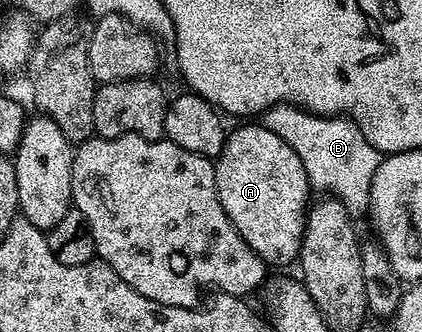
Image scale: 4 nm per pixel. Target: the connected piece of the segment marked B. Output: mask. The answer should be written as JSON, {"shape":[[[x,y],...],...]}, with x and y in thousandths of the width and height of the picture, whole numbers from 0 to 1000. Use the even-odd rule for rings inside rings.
{"shape":[[[642,319],[616,355],[654,410],[671,416],[711,470],[720,518],[746,575],[770,578],[799,596],[832,651],[865,648],[877,627],[877,557],[891,506],[905,491],[908,467],[853,398],[841,367],[818,349],[756,349],[732,343],[706,319]]]}

